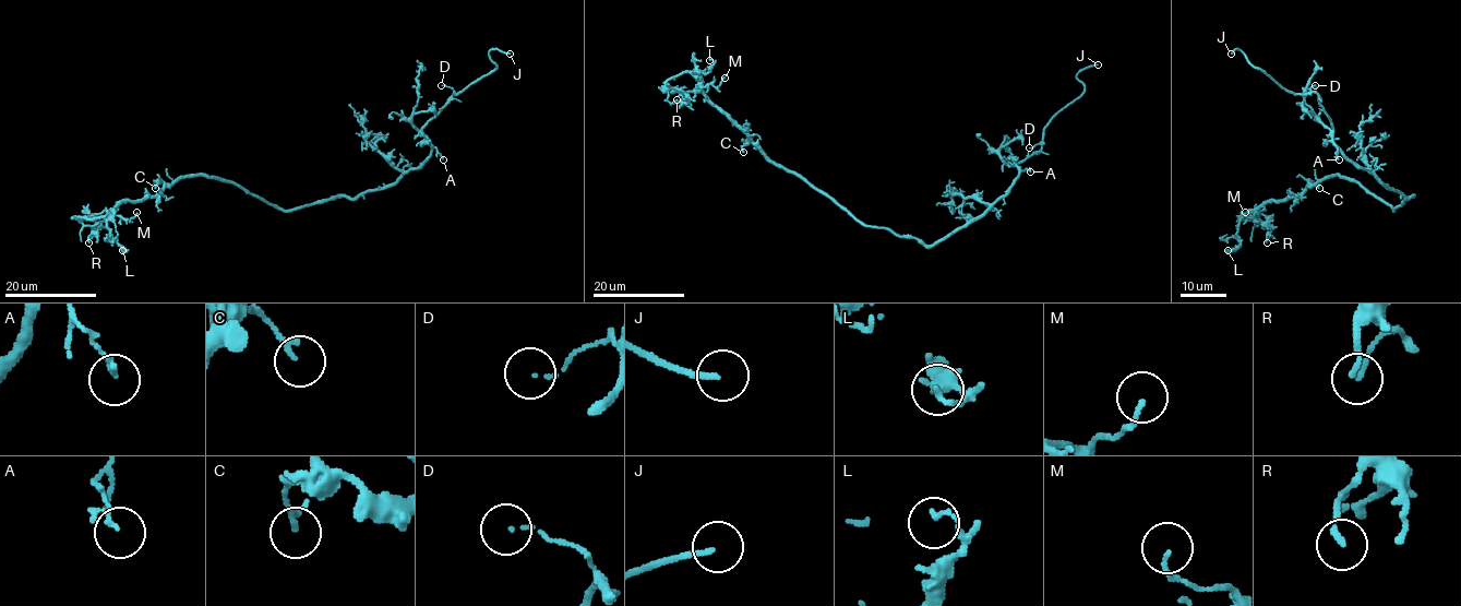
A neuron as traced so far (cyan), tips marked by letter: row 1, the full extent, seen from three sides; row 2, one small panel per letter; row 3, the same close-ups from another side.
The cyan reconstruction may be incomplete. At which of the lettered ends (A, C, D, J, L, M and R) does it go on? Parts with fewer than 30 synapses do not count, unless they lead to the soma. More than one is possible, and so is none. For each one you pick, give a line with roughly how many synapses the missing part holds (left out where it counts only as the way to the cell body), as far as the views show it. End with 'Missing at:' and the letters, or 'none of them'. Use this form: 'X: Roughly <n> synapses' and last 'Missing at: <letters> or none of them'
Missing at: J

